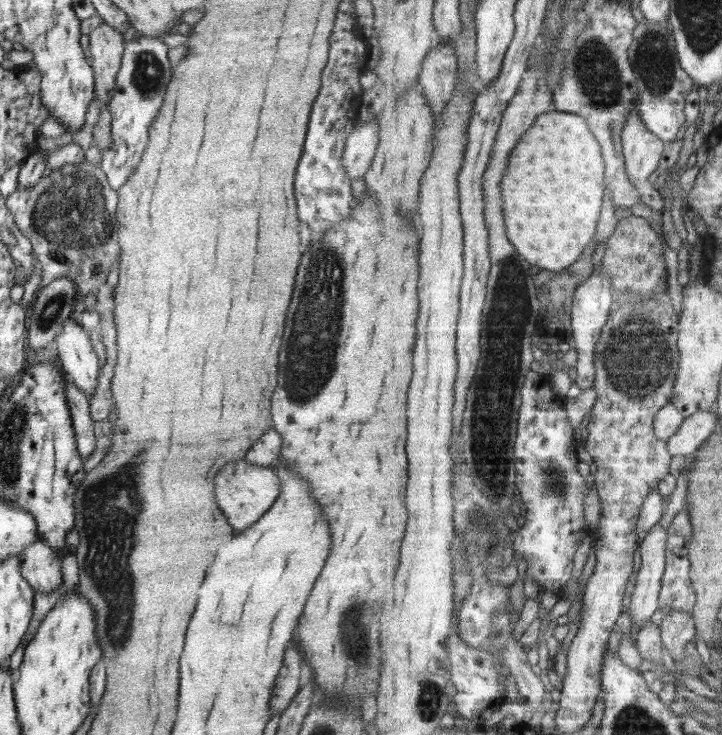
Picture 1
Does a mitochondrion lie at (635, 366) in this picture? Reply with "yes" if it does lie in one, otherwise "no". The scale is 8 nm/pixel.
yes

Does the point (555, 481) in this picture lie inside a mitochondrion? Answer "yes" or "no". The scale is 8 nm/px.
yes

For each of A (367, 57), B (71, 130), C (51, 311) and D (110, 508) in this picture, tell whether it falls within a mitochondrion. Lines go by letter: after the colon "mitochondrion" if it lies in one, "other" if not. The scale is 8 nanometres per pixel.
A: other
B: other
C: mitochondrion
D: mitochondrion

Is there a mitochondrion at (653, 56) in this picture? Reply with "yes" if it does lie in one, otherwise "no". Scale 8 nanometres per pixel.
yes

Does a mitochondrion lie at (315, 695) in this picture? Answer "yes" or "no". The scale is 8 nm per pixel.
no

